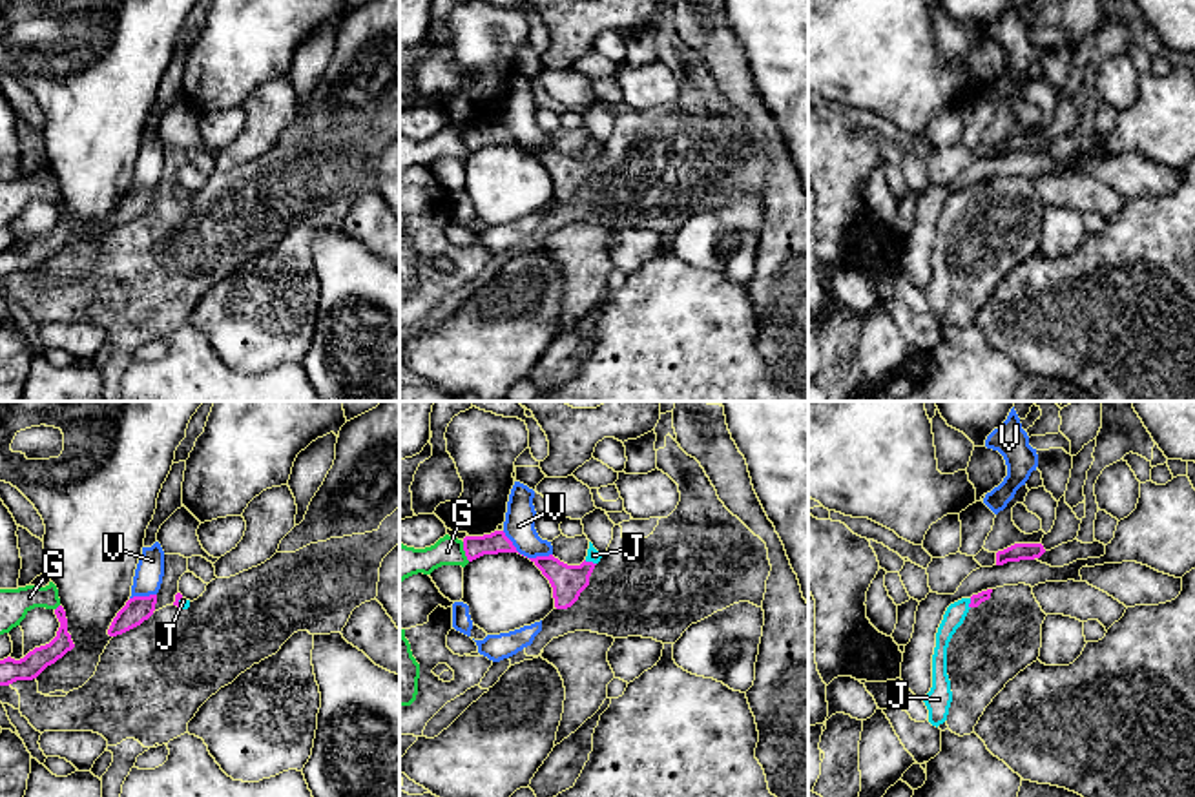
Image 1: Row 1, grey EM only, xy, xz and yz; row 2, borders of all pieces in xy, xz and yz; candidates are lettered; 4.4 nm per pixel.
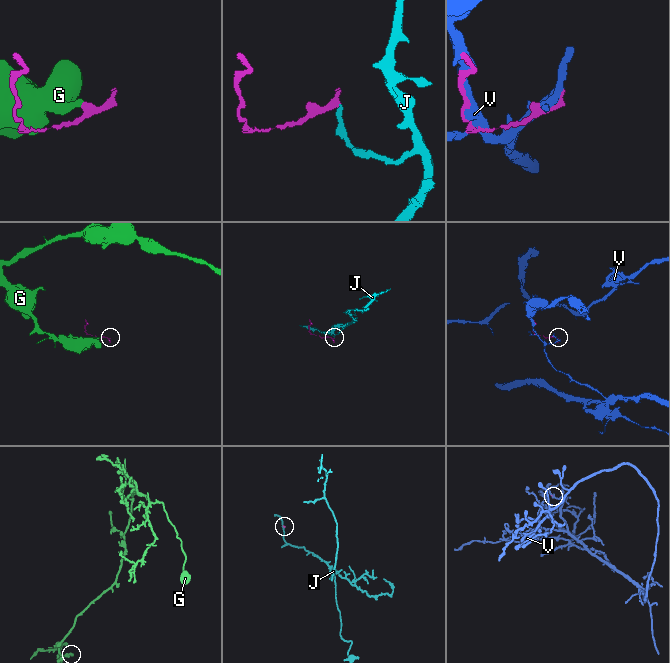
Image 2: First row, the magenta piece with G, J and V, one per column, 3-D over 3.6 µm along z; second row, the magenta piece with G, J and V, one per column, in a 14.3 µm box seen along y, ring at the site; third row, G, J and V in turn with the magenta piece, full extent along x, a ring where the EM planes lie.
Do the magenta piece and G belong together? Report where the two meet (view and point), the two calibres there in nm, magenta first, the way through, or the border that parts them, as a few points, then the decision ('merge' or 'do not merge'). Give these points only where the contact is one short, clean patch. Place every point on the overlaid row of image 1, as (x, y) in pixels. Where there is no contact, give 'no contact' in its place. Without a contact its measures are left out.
meets magenta in xz at (464, 549); 100 nm thick on the magenta side, 130 nm on the other; border along xz (462, 542), (464, 555), (469, 560); do not merge

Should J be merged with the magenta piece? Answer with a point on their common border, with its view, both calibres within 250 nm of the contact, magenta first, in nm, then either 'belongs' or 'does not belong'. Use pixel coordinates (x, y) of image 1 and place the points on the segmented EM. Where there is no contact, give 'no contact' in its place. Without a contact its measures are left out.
xz (590, 562) | 150/50 nm | belongs

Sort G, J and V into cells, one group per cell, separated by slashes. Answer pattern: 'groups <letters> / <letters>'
groups G / J / V

